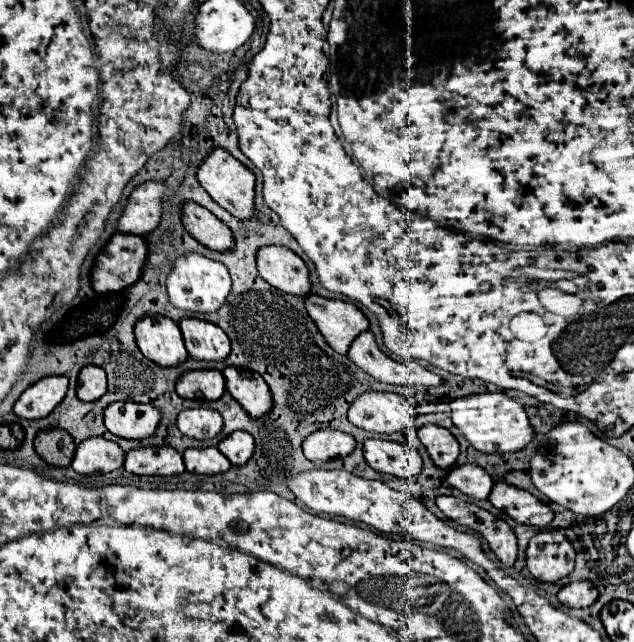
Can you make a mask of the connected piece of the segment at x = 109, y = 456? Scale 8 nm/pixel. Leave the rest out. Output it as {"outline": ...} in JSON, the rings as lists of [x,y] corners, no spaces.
{"outline":[[[98,436],[78,444],[70,466],[78,474],[94,474],[94,472],[118,470],[122,464],[124,464],[122,448],[116,442]]]}

